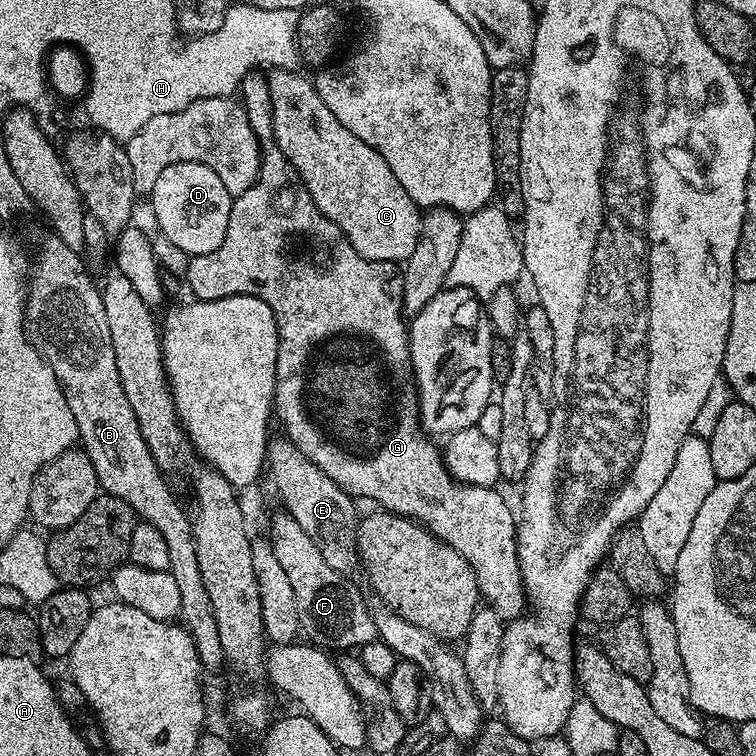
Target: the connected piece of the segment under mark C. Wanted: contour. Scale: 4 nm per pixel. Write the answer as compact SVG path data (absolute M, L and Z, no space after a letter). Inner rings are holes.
M272 68L267 73L268 89L270 90L270 106L272 107L272 138L274 143L282 150L282 154L290 162L293 173L299 176L300 183L304 185L310 198L318 206L318 210L358 250L358 254L367 260L377 262L390 262L399 265L414 254L414 246L420 241L421 209L402 190L402 182L394 178L394 170L386 166L386 158L374 150L374 146L366 146L362 138L350 134L338 118L326 107L326 102L318 94L315 83L299 71L287 72L284 68Z

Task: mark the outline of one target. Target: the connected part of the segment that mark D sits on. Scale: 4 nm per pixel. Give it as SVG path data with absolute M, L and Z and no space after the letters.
M178 162L166 166L166 170L158 174L158 182L154 182L150 199L155 227L163 230L166 238L180 250L189 254L218 250L226 236L234 198L210 166L202 166L202 162Z

